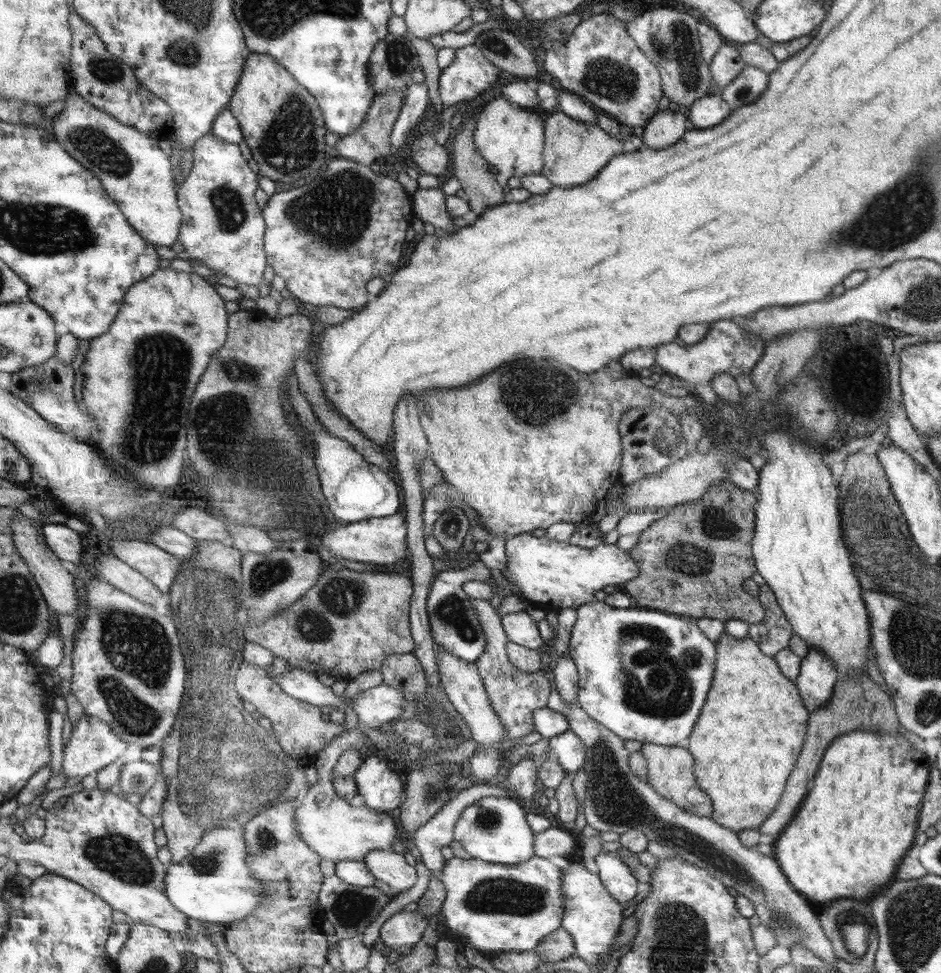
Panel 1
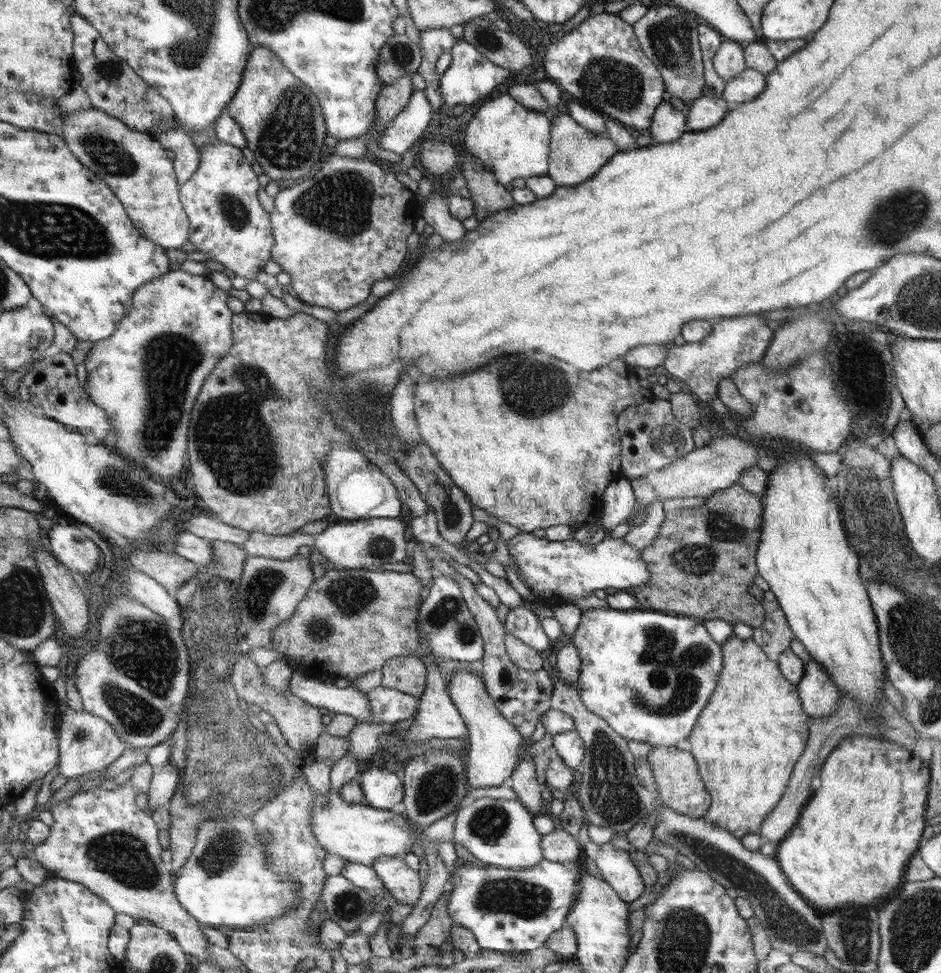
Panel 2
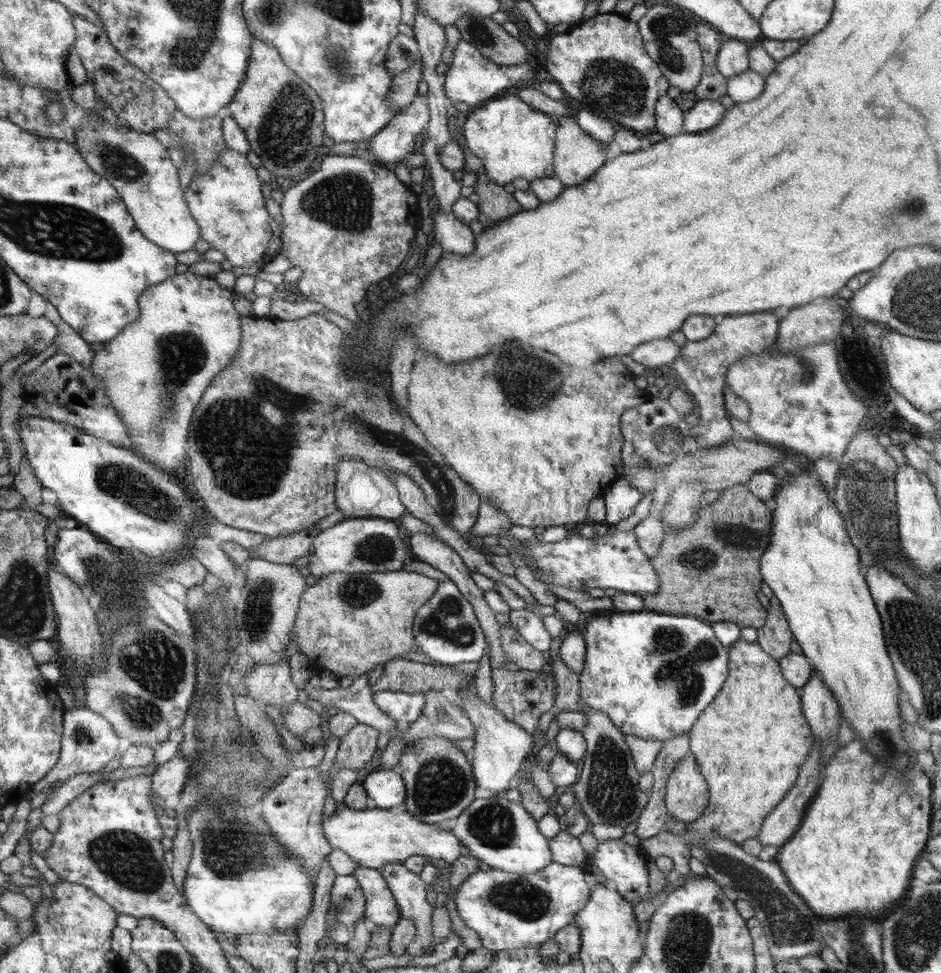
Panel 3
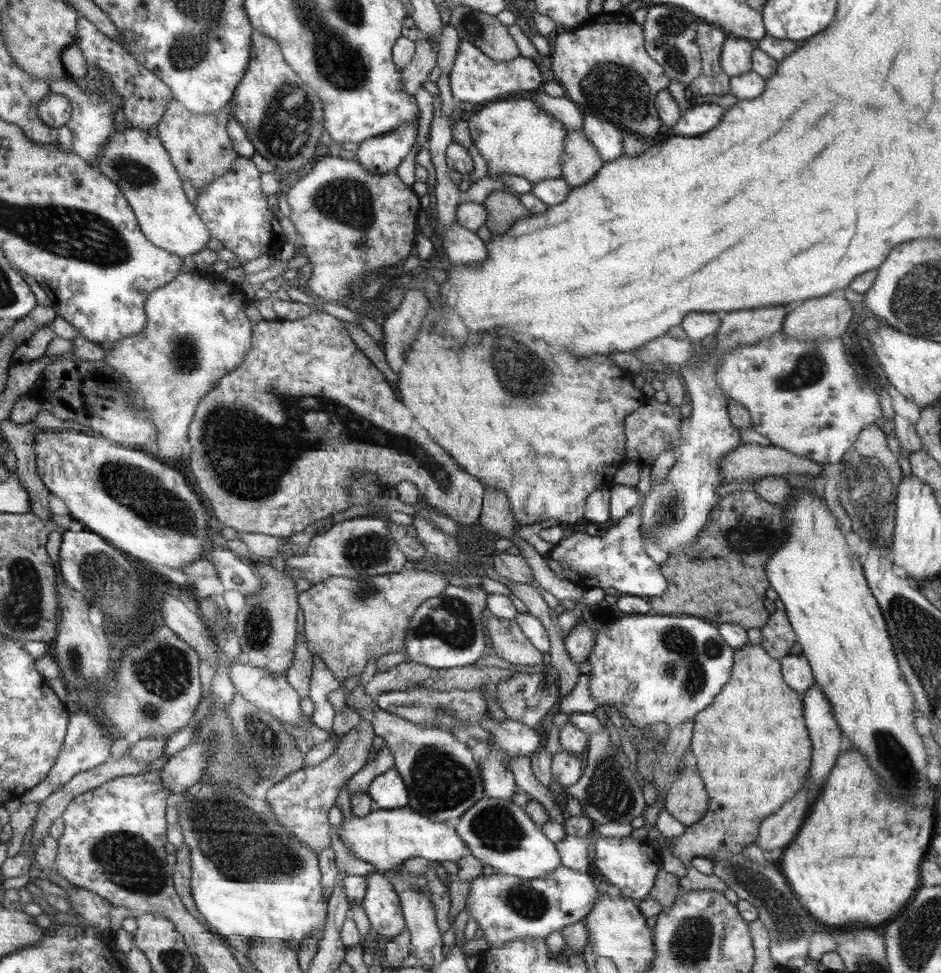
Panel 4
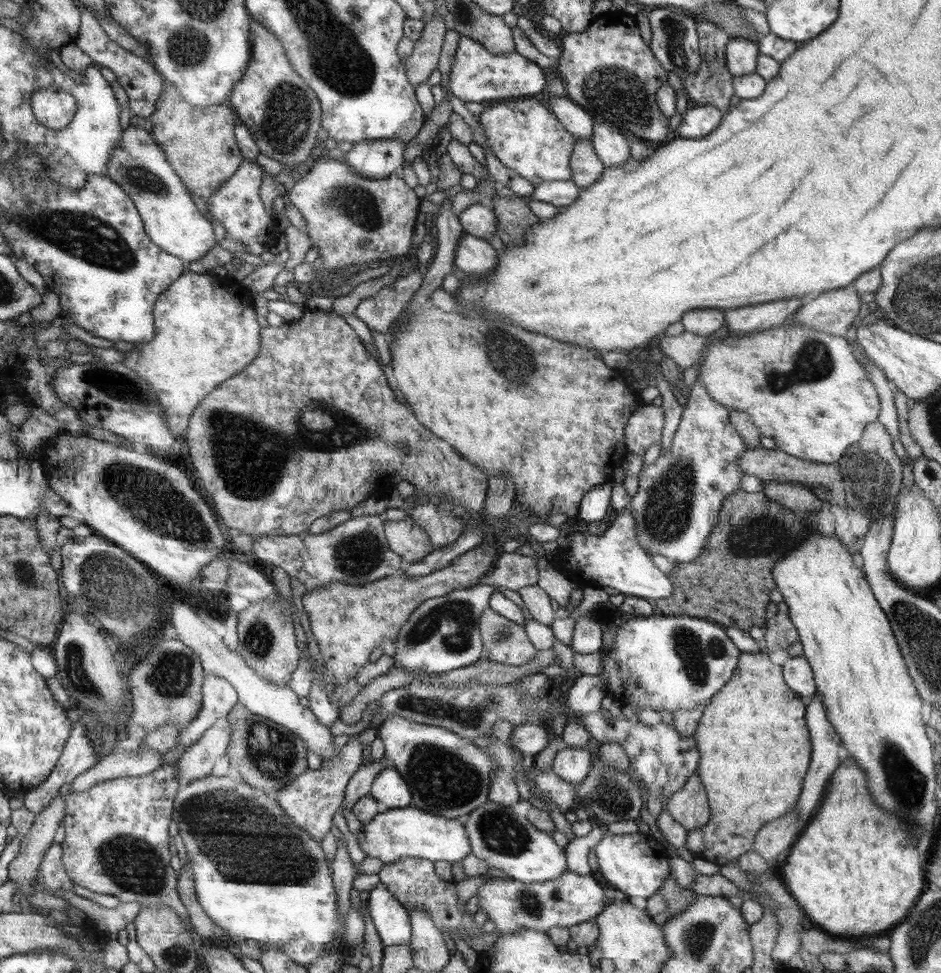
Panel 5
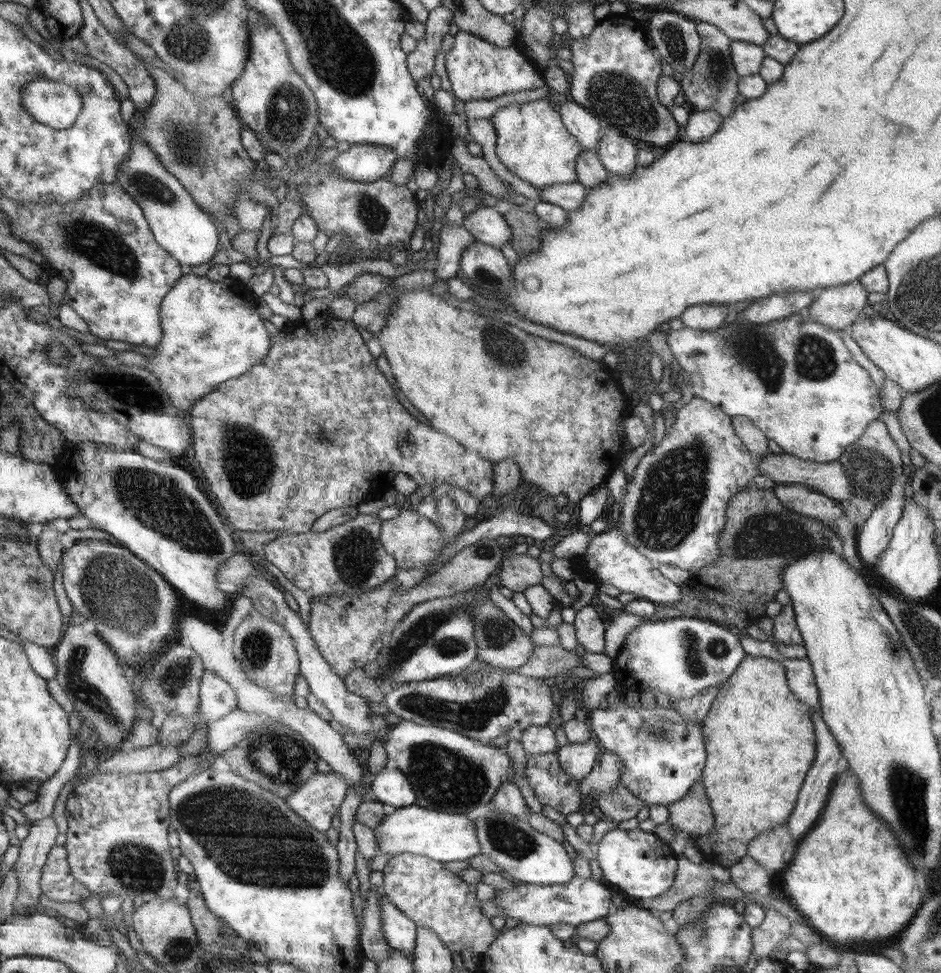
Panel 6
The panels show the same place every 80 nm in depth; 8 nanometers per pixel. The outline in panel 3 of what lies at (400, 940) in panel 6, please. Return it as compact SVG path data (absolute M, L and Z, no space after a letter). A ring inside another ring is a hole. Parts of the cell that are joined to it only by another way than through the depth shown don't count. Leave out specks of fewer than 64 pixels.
M358 865L351 875L358 881L357 885L362 888L366 898L365 918L370 919L378 927L394 928L400 920L400 914L382 873L378 869Z

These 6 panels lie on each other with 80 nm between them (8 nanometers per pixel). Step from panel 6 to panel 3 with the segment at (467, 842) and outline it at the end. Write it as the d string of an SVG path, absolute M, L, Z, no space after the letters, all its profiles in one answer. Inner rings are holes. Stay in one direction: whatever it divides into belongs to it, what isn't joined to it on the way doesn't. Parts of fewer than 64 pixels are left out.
M337 803L336 814L325 816L325 837L330 846L345 852L360 866L373 869L382 868L390 863L403 862L408 856L429 856L452 864L462 856L463 843L450 829L424 823L409 811L392 814L388 809L370 805L368 809L356 810L344 803Z

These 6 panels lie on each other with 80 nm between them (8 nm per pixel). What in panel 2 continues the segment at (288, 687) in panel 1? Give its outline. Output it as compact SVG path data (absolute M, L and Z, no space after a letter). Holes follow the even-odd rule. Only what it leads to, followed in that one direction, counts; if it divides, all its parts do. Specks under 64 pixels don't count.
M296 670L290 678L289 692L312 706L327 708L340 716L350 716L358 722L371 722L373 719L367 696L356 687L340 689L335 685L328 686L322 679L310 678Z

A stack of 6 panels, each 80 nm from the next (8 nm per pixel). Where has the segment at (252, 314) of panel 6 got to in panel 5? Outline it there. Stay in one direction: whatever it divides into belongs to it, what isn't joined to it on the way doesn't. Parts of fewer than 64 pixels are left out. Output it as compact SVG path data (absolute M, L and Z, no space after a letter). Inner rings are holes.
M182 273L164 293L158 295L153 314L157 337L152 342L136 343L133 350L125 352L121 362L137 372L155 390L169 431L177 440L185 439L188 420L206 396L218 388L221 382L241 372L260 354L263 341L252 298L232 276L214 278L206 274Z

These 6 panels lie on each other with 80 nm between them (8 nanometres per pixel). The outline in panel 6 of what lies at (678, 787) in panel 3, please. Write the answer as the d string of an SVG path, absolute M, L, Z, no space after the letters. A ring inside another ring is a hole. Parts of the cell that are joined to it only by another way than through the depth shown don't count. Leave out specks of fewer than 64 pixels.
M696 781L689 793L679 801L669 804L670 823L676 825L690 837L700 837L711 833L713 826L717 824L714 819L712 803L705 793L702 782Z

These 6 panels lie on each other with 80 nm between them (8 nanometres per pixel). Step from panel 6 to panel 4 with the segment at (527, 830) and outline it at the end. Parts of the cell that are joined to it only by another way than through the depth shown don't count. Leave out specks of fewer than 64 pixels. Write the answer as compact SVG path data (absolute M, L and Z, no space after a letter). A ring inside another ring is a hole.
M482 797L460 818L455 830L464 839L472 856L502 874L523 879L540 878L562 865L555 842L511 798Z

